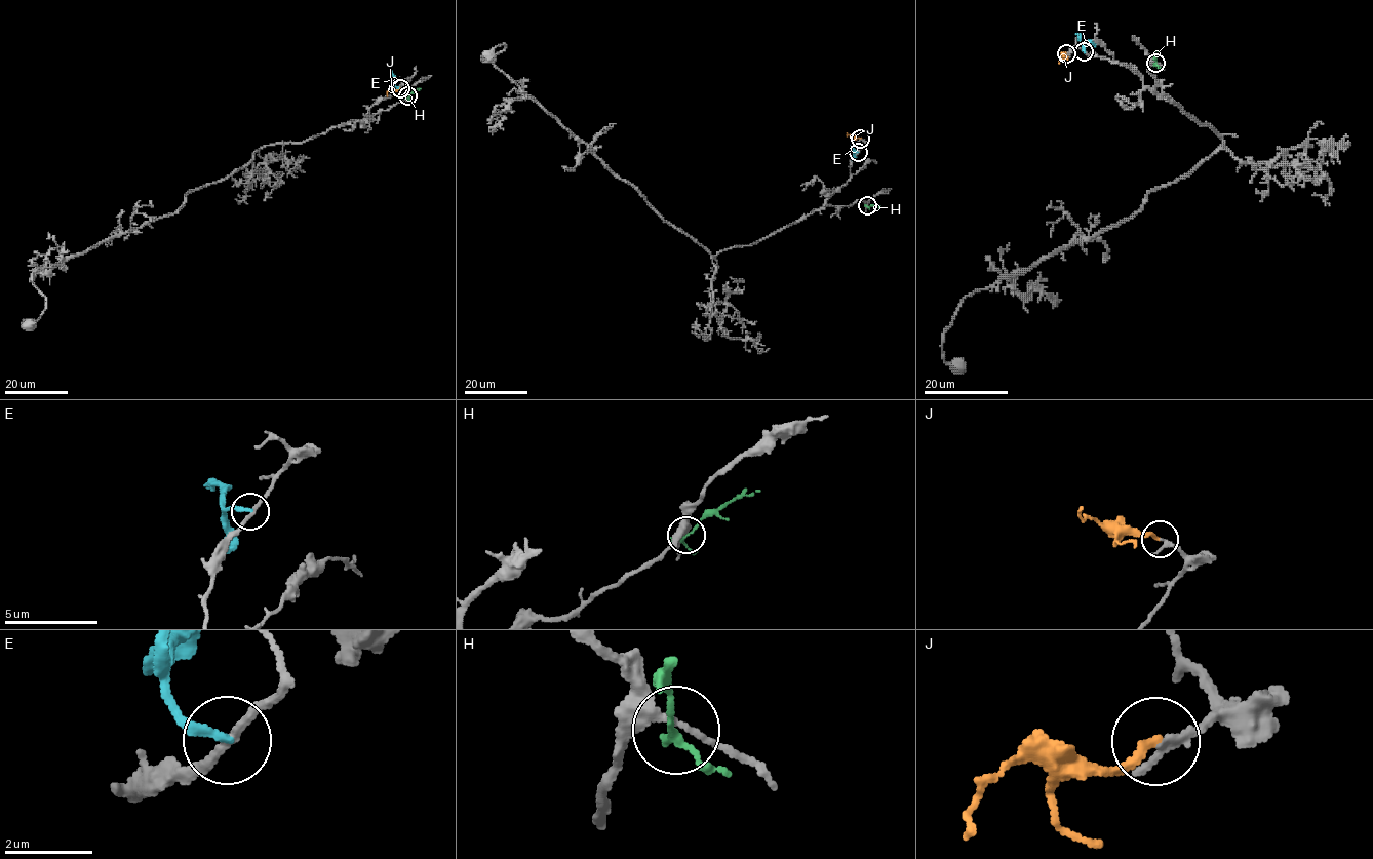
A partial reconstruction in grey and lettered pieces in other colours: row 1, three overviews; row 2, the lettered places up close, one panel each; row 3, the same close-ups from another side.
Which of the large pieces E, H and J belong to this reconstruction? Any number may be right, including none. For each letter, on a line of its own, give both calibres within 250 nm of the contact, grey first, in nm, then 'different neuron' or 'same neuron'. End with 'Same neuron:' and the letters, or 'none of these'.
E: calibres 180 and 200 nm; different neuron
H: calibres 200 and 180 nm; different neuron
J: calibres 140 and 200 nm; same neuron
Same neuron: J

